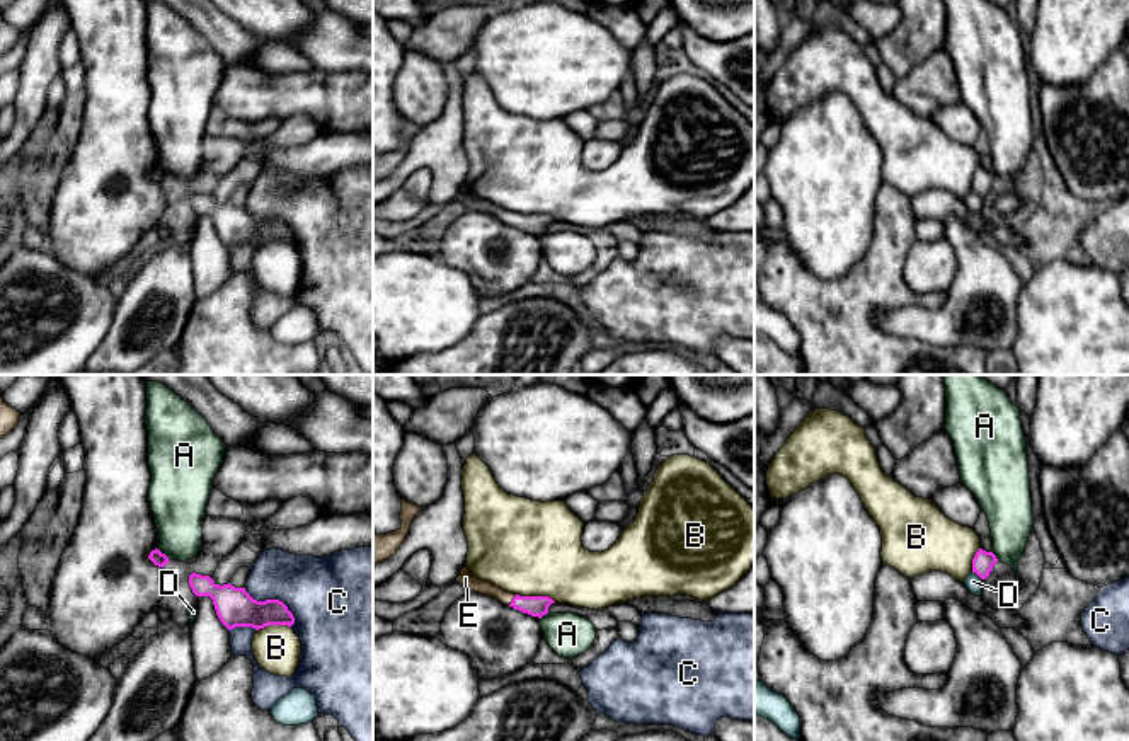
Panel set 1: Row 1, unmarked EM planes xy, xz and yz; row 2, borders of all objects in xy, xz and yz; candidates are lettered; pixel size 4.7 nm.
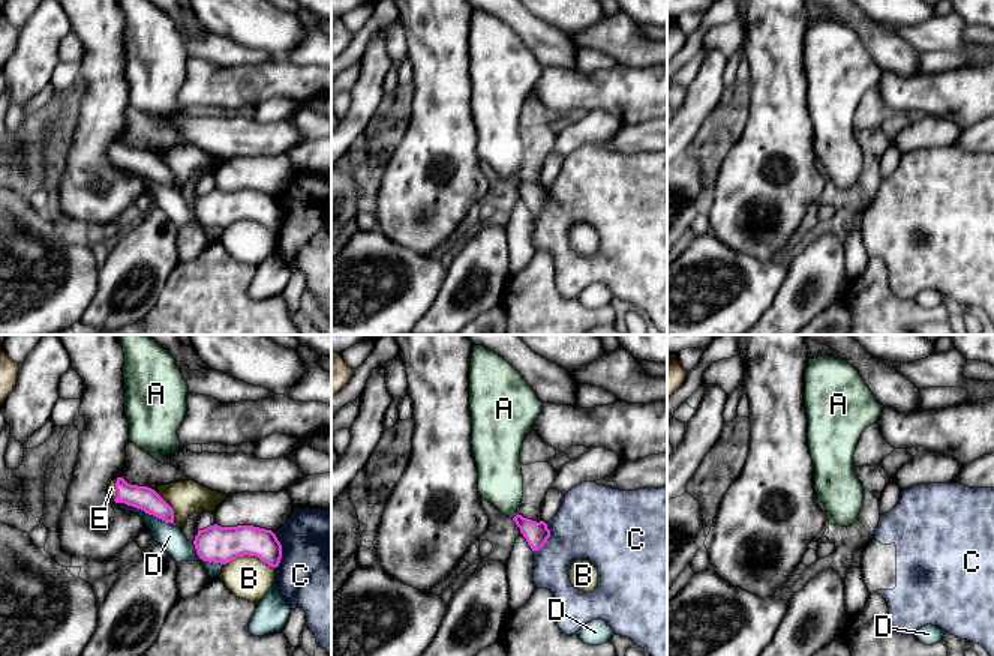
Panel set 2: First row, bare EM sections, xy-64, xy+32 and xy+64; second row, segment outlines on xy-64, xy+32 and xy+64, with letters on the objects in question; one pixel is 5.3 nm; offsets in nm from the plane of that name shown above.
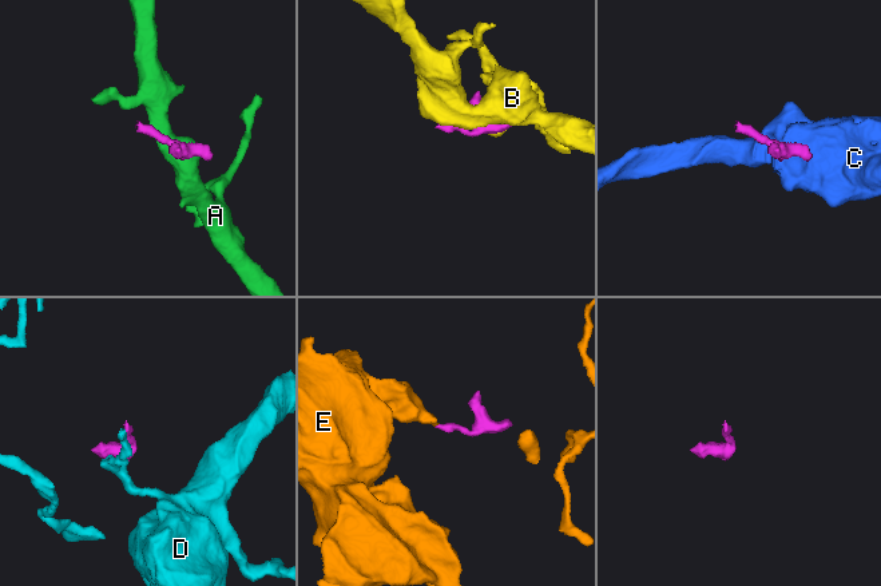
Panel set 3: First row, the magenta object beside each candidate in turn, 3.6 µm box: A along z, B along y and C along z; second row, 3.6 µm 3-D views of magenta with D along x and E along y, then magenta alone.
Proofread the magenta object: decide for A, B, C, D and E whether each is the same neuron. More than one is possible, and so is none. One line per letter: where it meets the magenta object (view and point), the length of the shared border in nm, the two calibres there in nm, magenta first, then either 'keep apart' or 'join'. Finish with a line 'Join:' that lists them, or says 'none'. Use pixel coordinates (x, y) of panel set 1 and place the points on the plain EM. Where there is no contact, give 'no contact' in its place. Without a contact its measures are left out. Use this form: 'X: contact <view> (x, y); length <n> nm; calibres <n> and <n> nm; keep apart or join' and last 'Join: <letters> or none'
A: contact xy (164, 172); length 90 nm; calibres 70 and 260 nm; keep apart
B: contact xz (535, 215); length 190 nm; calibres 100 and 460 nm; keep apart
C: contact xy (273, 218); length 300 nm; calibres 180 and 360 nm; keep apart
D: contact yz (976, 191); length 70 nm; calibres 100 and 80 nm; keep apart
E: contact xz (513, 218); length 70 nm; calibres 100 and 70 nm; join
Join: E

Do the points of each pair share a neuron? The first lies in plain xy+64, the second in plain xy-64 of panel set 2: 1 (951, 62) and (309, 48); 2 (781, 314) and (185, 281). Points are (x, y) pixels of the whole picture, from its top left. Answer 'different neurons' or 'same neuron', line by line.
1: different neurons
2: different neurons

